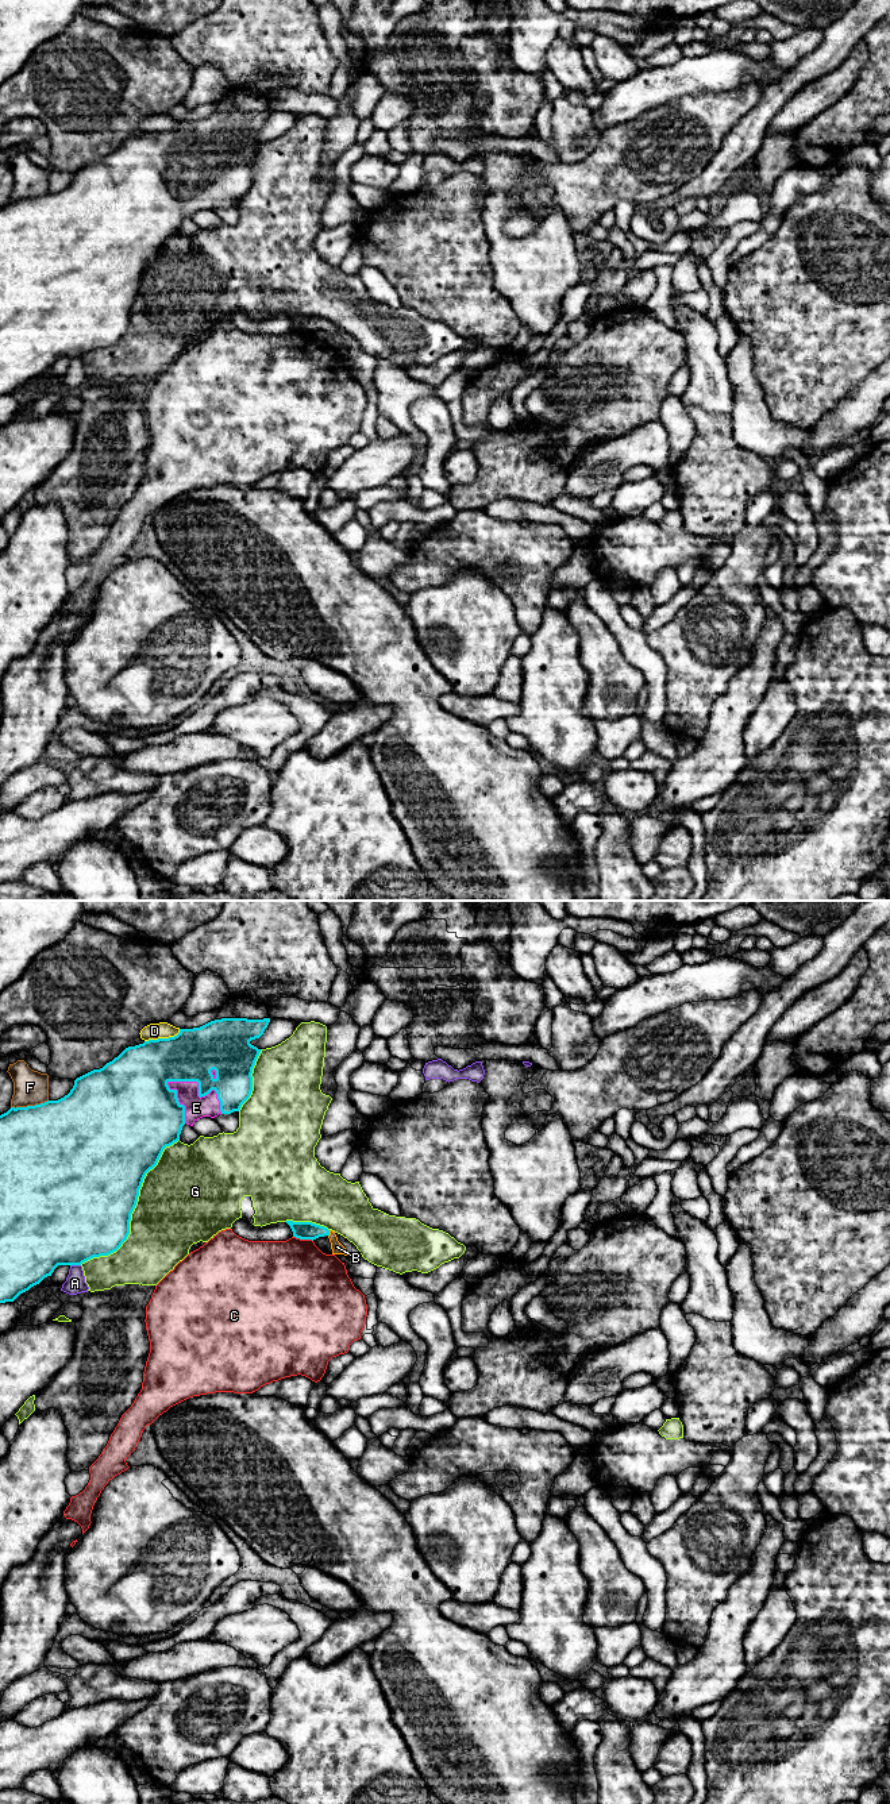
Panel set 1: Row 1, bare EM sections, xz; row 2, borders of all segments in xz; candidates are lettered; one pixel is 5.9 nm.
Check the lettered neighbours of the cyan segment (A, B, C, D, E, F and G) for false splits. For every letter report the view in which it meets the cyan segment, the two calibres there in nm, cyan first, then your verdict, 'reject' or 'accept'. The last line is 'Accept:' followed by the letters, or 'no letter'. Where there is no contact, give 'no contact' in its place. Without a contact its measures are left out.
A: xz | 500/120 nm | reject
B: xz | 110/70 nm | accept
C: xz | 110/480 nm | reject
D: xz | 340/100 nm | reject
E: xz | 300/140 nm | accept
F: xz | 500/200 nm | reject
G: xz | 500/460 nm | reject
Accept: B, E

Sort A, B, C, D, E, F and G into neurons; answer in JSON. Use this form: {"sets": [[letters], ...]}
{"sets": [["A"], ["B", "E"], ["C"], ["D"], ["F"], ["G"]]}

